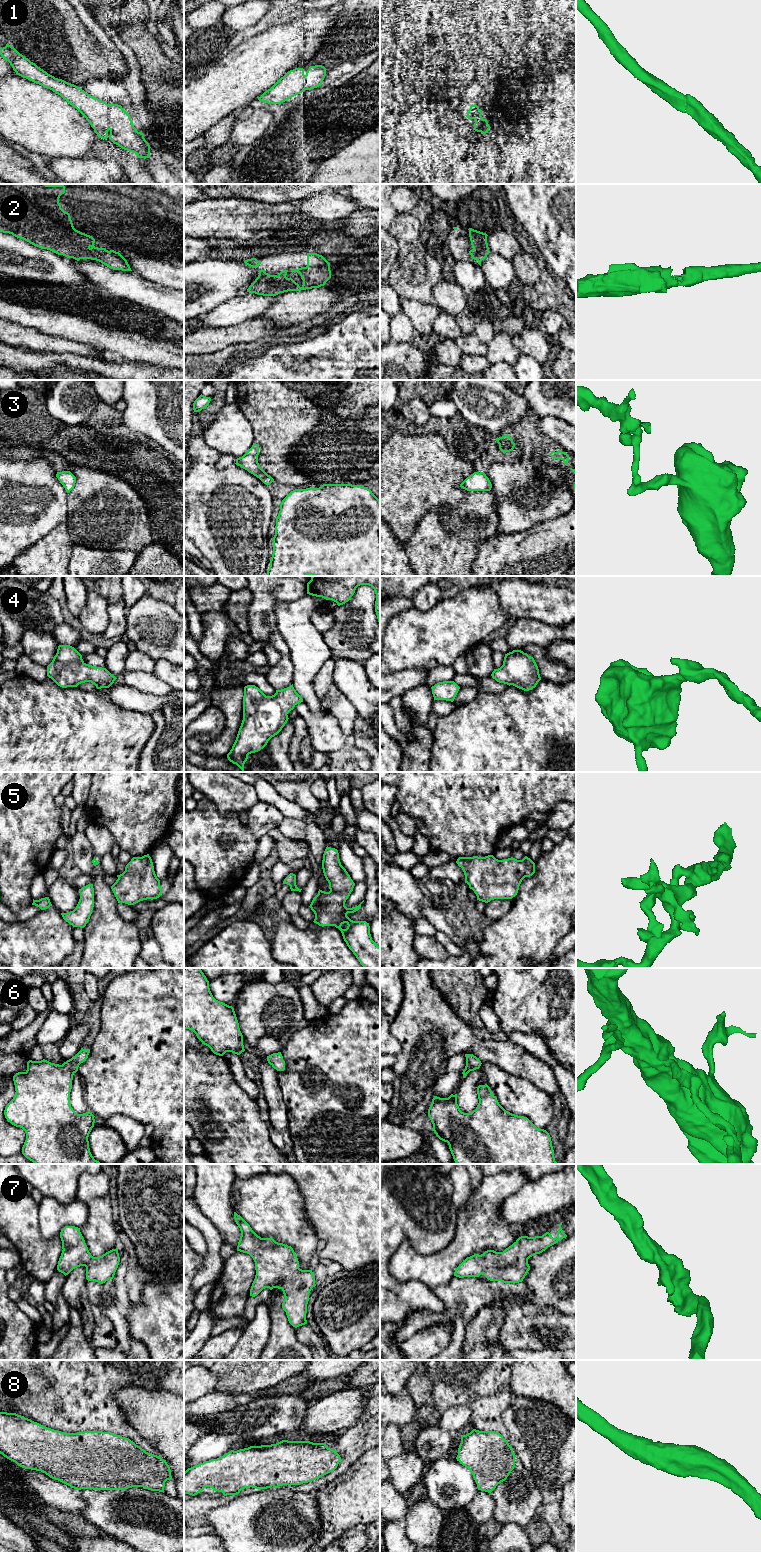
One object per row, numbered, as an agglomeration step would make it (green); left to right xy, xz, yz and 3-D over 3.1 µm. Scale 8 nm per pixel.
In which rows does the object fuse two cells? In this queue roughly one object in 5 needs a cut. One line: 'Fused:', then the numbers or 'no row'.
Fused: no row

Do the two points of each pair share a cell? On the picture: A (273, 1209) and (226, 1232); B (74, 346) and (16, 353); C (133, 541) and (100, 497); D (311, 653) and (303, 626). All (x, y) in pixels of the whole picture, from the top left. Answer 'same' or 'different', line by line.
A: different
B: different
C: same
D: same

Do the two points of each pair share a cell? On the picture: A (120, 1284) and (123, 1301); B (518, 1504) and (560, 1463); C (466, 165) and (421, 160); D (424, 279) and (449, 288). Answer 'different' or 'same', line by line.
A: same
B: different
C: different
D: different

